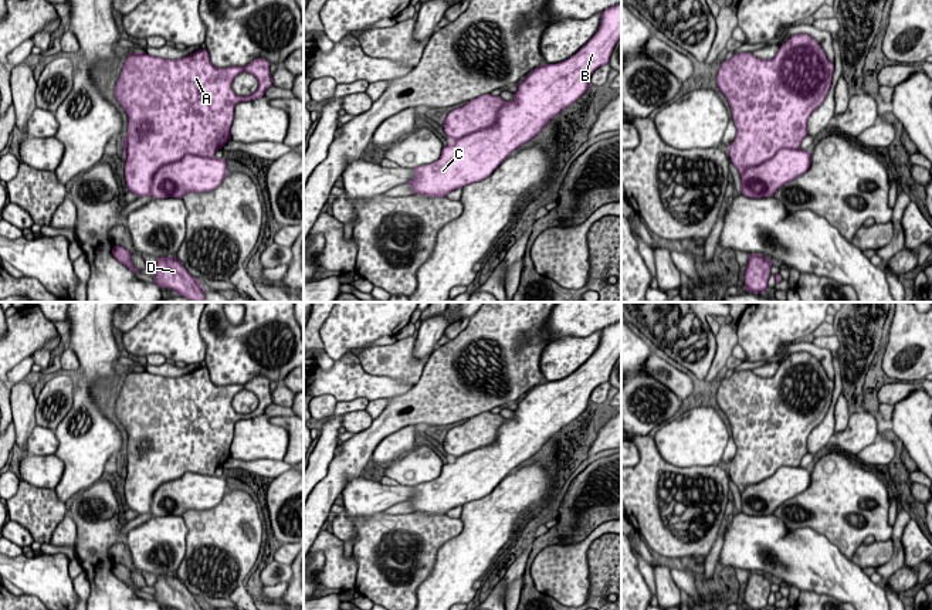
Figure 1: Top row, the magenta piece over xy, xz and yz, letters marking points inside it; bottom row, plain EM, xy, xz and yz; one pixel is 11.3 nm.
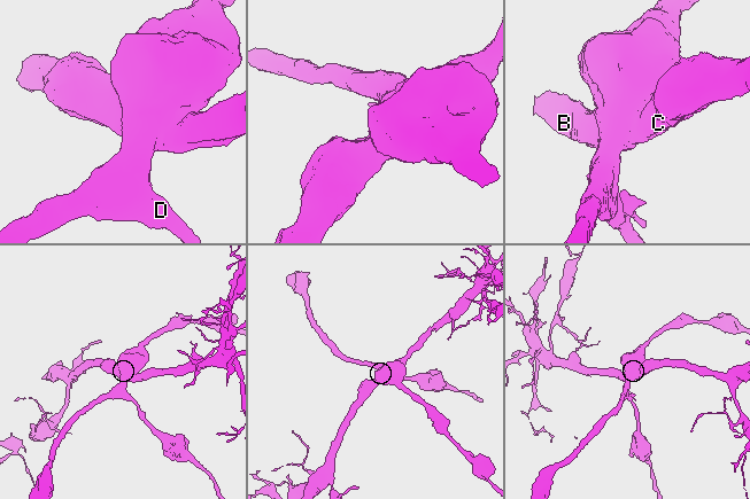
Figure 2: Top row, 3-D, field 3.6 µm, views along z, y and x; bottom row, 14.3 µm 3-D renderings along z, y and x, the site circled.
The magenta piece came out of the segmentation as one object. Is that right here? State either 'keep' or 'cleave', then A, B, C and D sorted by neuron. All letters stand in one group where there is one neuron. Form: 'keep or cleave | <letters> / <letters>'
cleave | A D / B C

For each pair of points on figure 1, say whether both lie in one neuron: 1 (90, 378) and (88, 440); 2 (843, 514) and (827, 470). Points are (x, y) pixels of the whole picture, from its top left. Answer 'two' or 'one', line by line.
1: one
2: one

